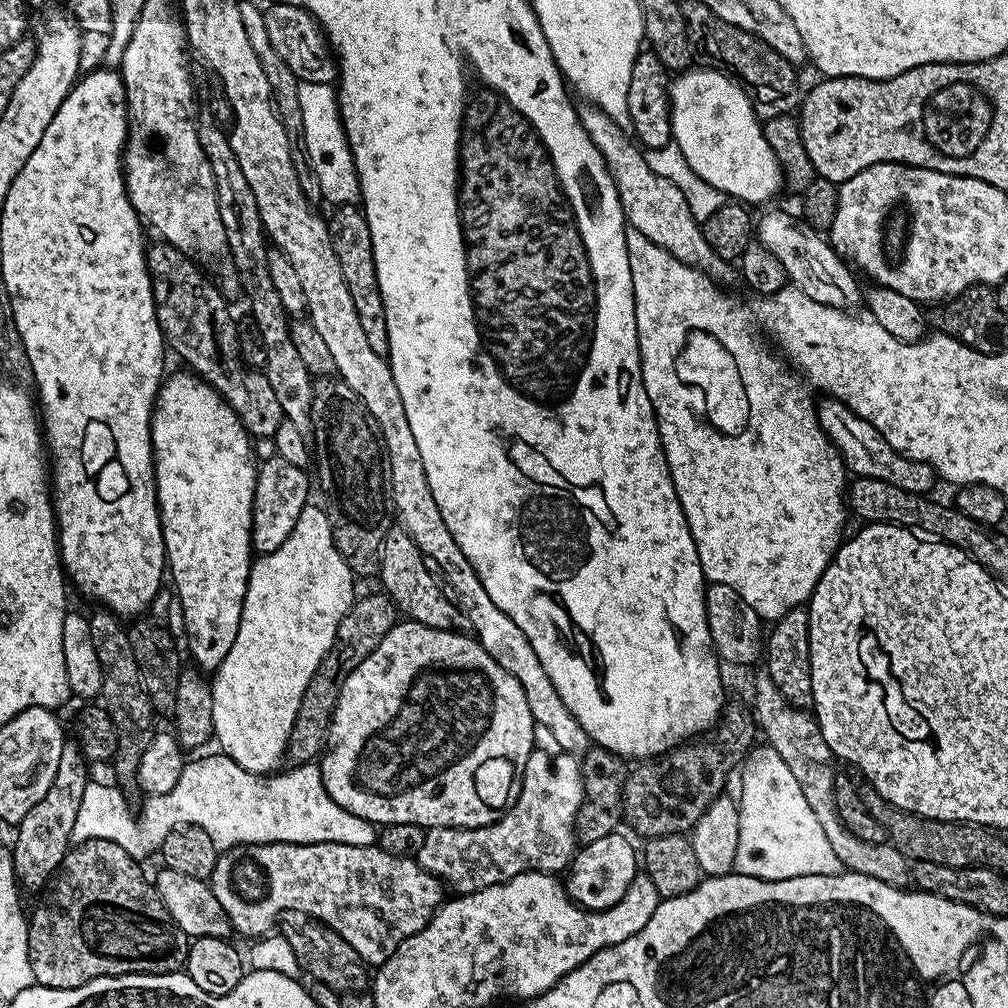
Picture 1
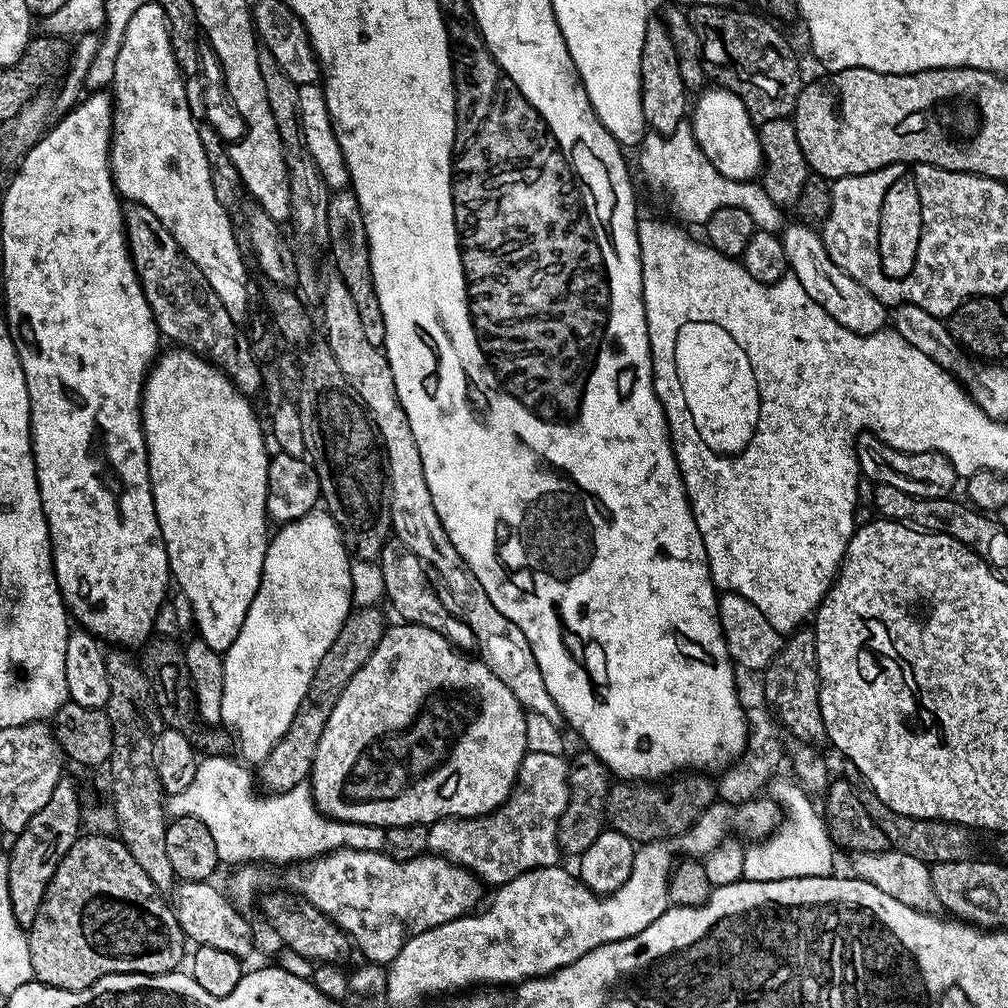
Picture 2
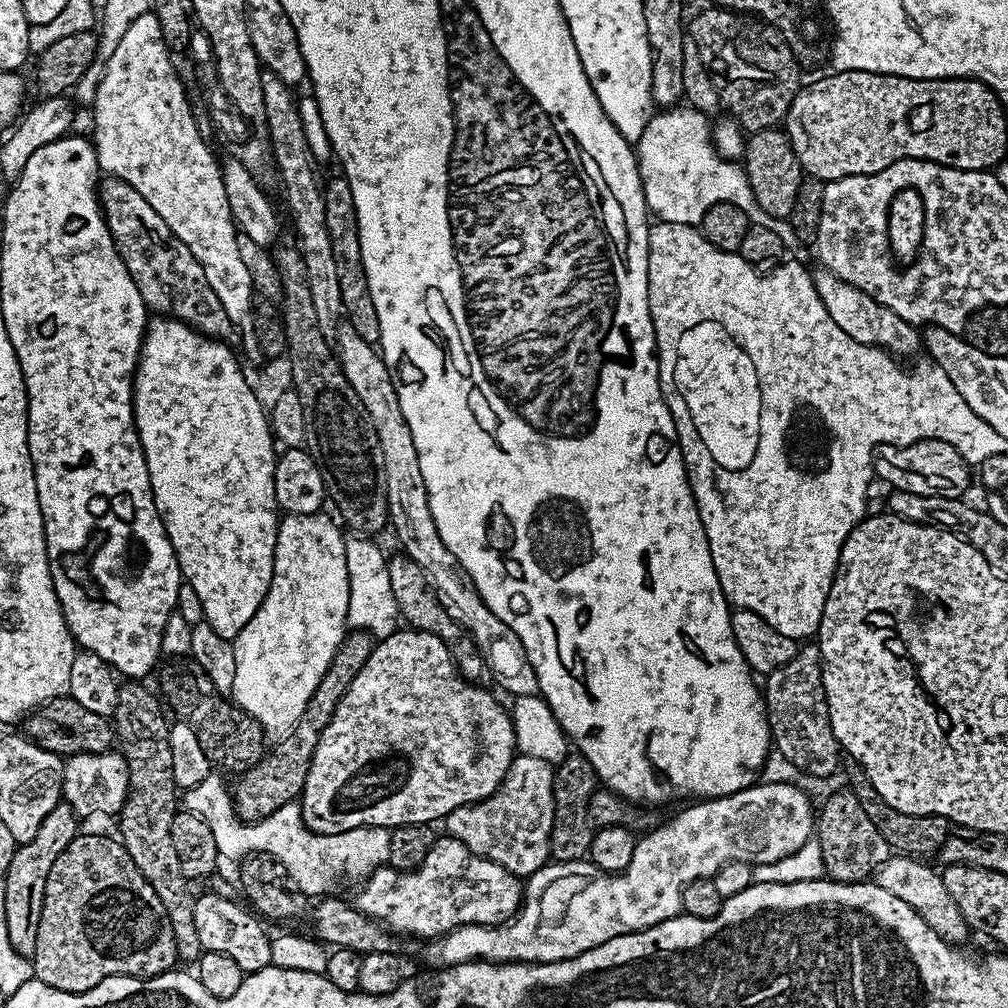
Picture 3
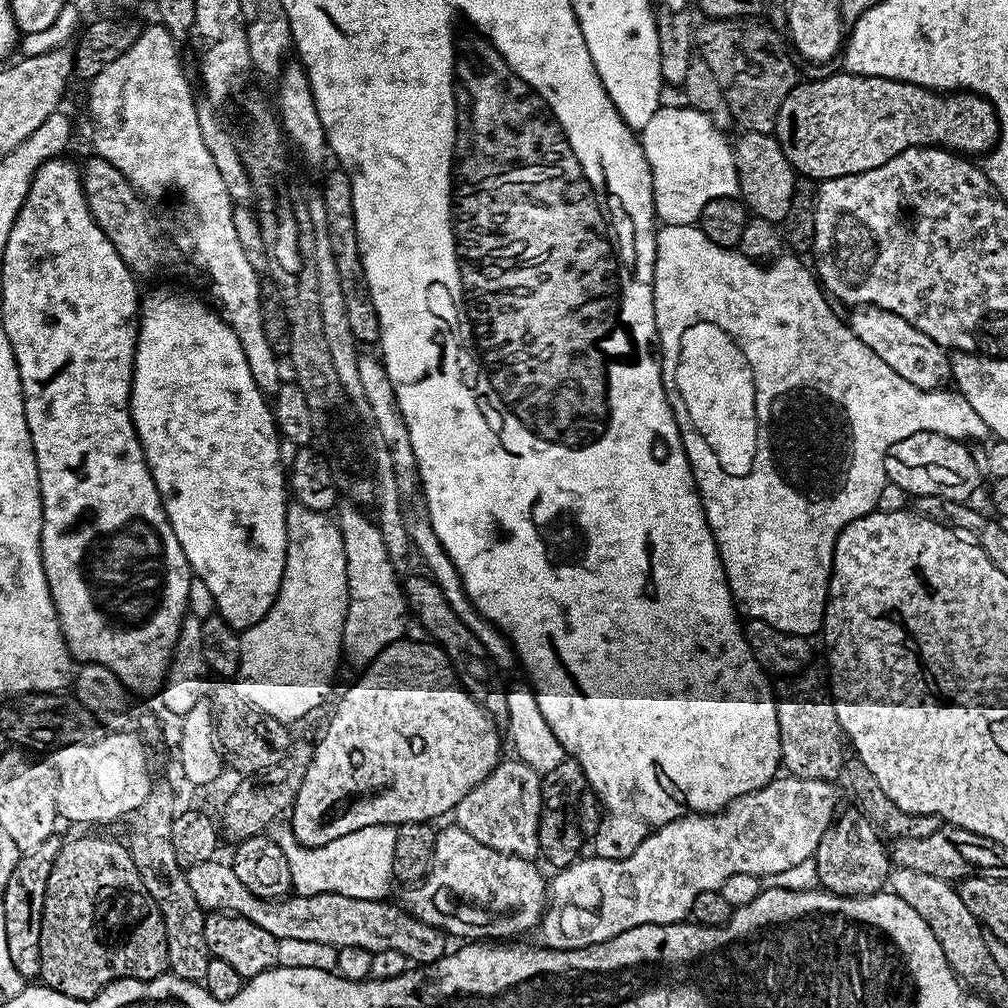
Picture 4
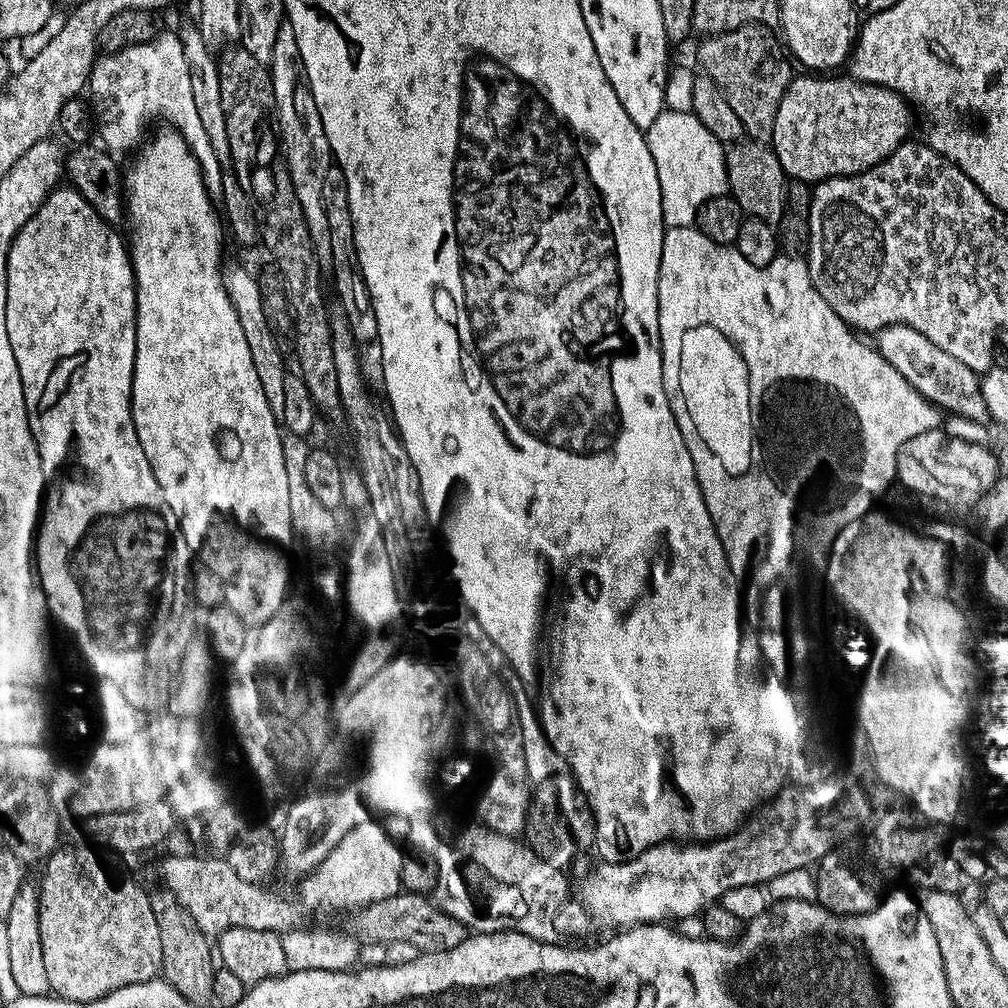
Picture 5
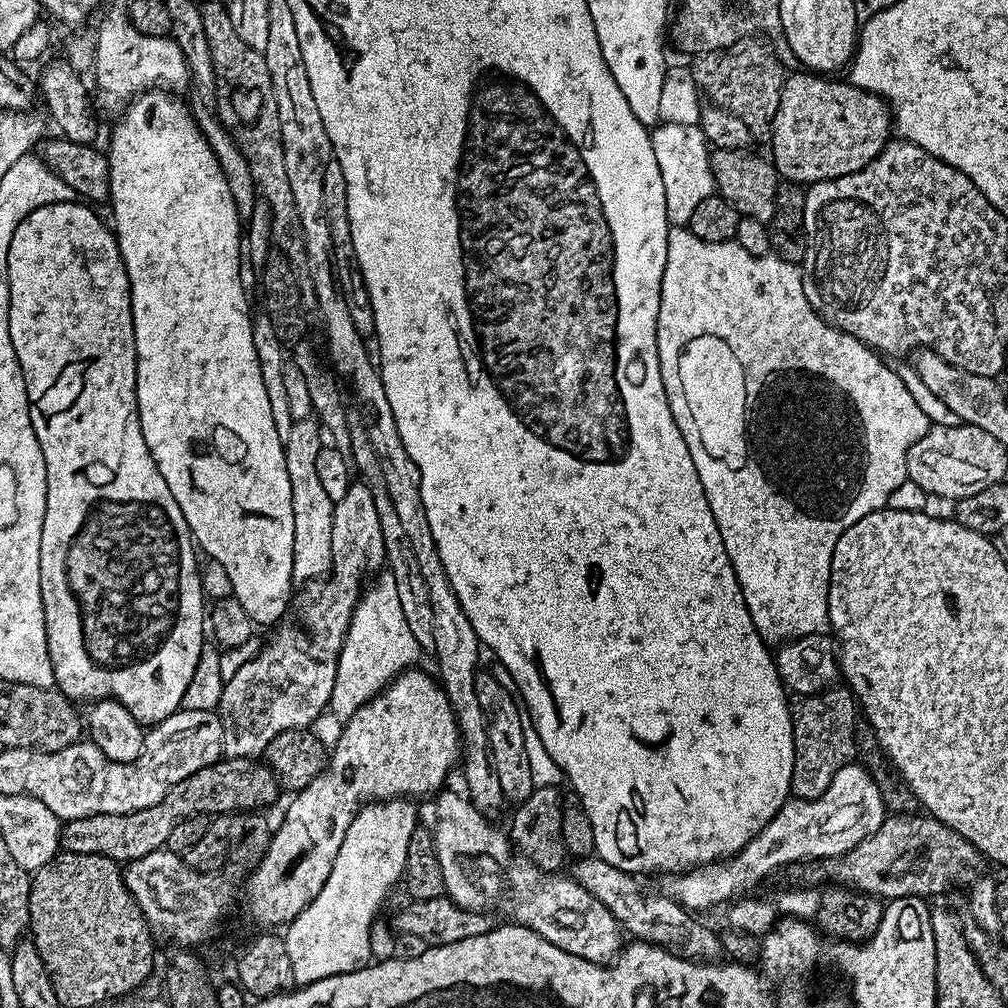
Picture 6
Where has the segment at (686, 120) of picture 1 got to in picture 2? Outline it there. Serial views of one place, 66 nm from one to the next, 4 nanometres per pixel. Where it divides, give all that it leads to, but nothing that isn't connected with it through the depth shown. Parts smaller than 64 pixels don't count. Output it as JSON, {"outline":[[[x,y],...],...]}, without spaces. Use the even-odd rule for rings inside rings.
{"outline":[[[712,86],[695,97],[690,112],[693,138],[706,160],[728,179],[751,181],[761,171],[760,134],[742,101],[722,87]]]}

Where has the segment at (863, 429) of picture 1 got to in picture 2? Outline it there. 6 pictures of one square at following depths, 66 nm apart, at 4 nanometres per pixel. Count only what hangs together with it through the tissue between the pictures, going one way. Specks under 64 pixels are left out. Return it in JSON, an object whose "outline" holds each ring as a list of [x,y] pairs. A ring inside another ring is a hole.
{"outline":[[[865,431],[855,437],[854,451],[856,460],[860,463],[860,471],[867,479],[869,476],[876,484],[898,486],[898,490],[911,496],[948,496],[951,488],[958,483],[954,466],[940,452],[899,452],[885,440],[879,440],[871,432]]]}

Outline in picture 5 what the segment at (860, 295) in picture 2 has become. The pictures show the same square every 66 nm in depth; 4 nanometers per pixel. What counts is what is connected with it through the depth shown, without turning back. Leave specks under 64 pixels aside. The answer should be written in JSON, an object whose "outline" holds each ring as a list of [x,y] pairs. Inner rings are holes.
{"outline":[[[891,324],[875,333],[874,347],[886,362],[890,362],[890,366],[894,366],[894,370],[898,370],[898,374],[902,374],[902,378],[906,378],[906,382],[910,382],[910,386],[914,386],[914,390],[918,390],[918,394],[925,396],[937,408],[945,413],[953,412],[964,420],[989,419],[980,389],[981,377],[970,370],[970,366],[958,362],[958,358],[946,354],[946,350],[934,346],[926,334],[918,334],[918,330],[905,324]]]}

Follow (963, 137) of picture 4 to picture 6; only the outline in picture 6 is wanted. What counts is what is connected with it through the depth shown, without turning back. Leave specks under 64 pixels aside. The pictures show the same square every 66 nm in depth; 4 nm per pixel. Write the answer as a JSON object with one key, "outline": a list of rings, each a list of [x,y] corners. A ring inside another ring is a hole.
{"outline":[[[796,70],[785,79],[770,147],[777,177],[801,186],[861,172],[890,143],[892,114],[880,97],[824,74]]]}

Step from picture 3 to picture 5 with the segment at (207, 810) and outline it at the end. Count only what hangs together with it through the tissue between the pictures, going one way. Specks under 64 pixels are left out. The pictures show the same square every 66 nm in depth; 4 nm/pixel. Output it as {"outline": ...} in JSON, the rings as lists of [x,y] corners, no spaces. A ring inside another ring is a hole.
{"outline":[[[369,822],[350,830],[350,834],[346,834],[346,838],[342,838],[342,842],[338,842],[338,846],[334,846],[334,850],[330,850],[330,854],[326,854],[324,861],[307,877],[309,894],[317,896],[328,908],[359,910],[365,908],[367,904],[373,904],[382,898],[390,898],[401,891],[400,871],[404,854],[401,845],[397,841],[395,844],[391,834],[380,824],[383,823]]]}

